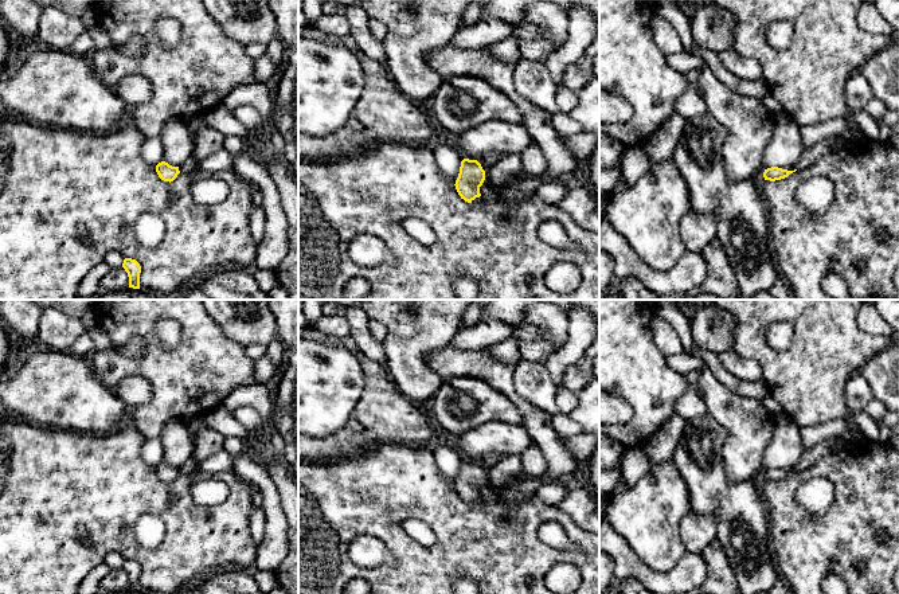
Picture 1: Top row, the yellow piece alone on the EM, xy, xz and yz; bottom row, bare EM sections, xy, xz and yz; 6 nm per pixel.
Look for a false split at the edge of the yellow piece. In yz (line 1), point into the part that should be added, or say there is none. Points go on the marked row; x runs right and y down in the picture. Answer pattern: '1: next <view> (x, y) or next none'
1: next none

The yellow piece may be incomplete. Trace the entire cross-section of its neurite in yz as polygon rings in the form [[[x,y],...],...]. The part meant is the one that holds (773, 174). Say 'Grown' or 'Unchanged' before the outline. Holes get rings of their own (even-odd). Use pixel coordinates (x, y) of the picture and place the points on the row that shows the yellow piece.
Unchanged. [[[771,167],[771,168],[765,169],[763,177],[765,177],[765,180],[775,181],[775,180],[781,180],[781,179],[787,177],[790,173],[793,173],[796,171],[797,169],[787,171],[787,169],[782,169],[778,167]]]

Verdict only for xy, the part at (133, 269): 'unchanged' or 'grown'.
unchanged

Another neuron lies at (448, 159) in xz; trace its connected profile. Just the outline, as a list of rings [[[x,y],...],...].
[[[437,144],[431,146],[435,163],[442,172],[442,175],[452,183],[456,184],[456,180],[460,173],[461,161],[465,159],[460,151],[454,146]]]

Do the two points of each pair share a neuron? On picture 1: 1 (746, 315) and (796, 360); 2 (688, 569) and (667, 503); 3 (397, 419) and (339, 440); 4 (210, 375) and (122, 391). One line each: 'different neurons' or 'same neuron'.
1: same neuron
2: different neurons
3: same neuron
4: different neurons

